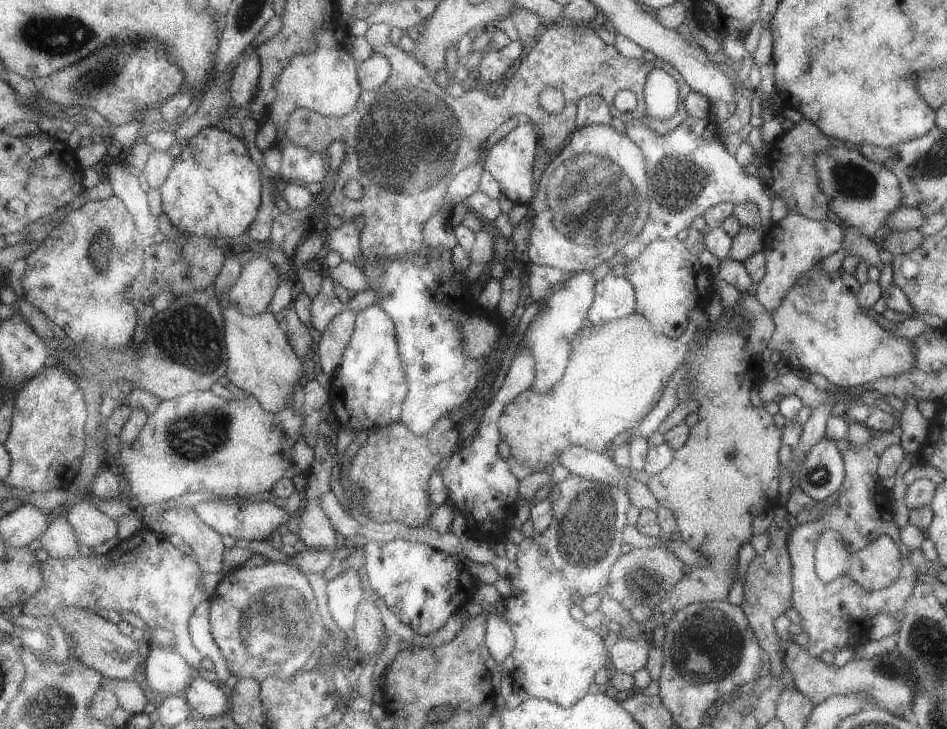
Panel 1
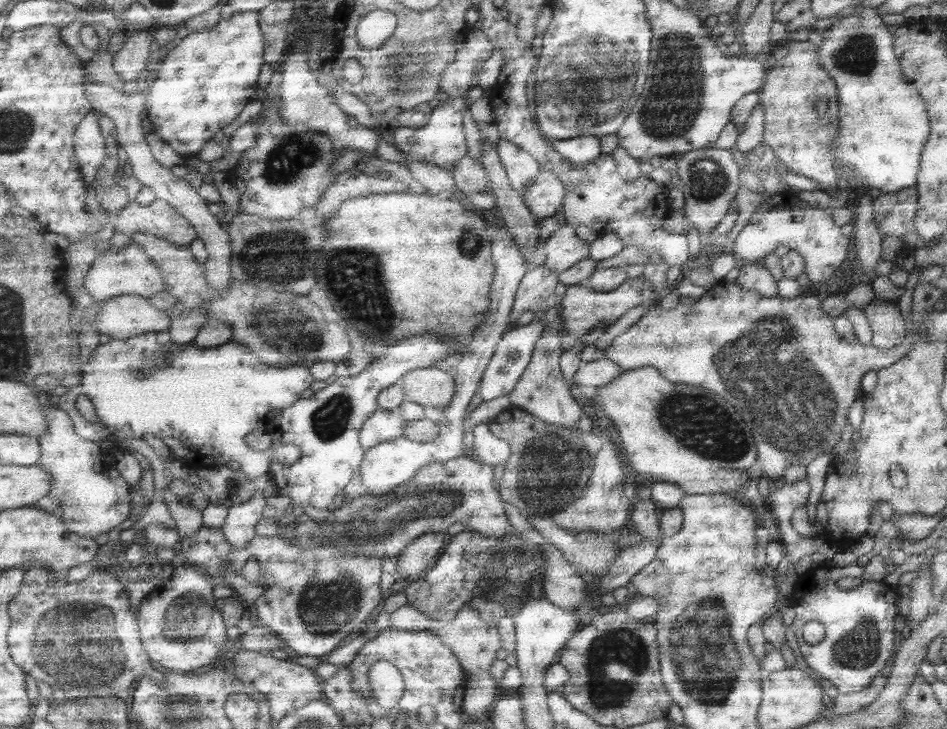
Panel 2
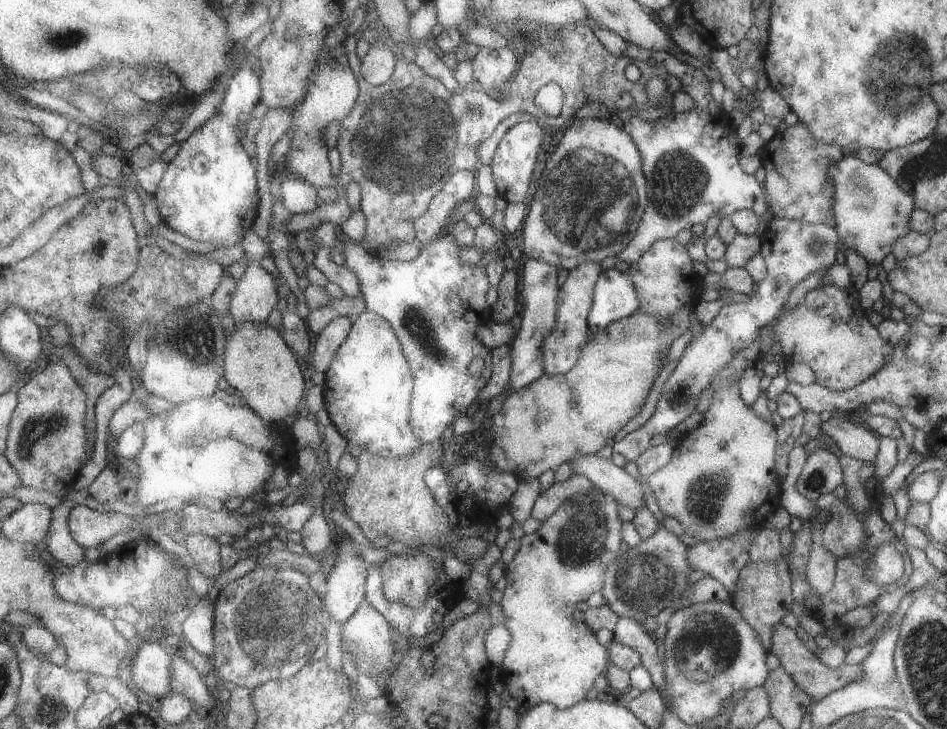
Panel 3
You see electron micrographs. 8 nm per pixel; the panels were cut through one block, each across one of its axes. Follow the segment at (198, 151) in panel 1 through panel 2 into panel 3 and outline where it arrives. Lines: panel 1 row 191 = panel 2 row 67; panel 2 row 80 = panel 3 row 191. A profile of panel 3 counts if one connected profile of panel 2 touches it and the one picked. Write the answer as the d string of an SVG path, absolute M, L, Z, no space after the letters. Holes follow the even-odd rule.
M243 62L239 74L229 84L227 94L217 112L181 143L179 152L168 163L164 177L153 194L161 222L168 228L199 242L214 242L218 248L239 244L256 223L257 215L260 214L258 169L255 170L249 152L241 144L241 132L247 130L251 112L261 100L259 96L259 78L249 66L249 62Z

